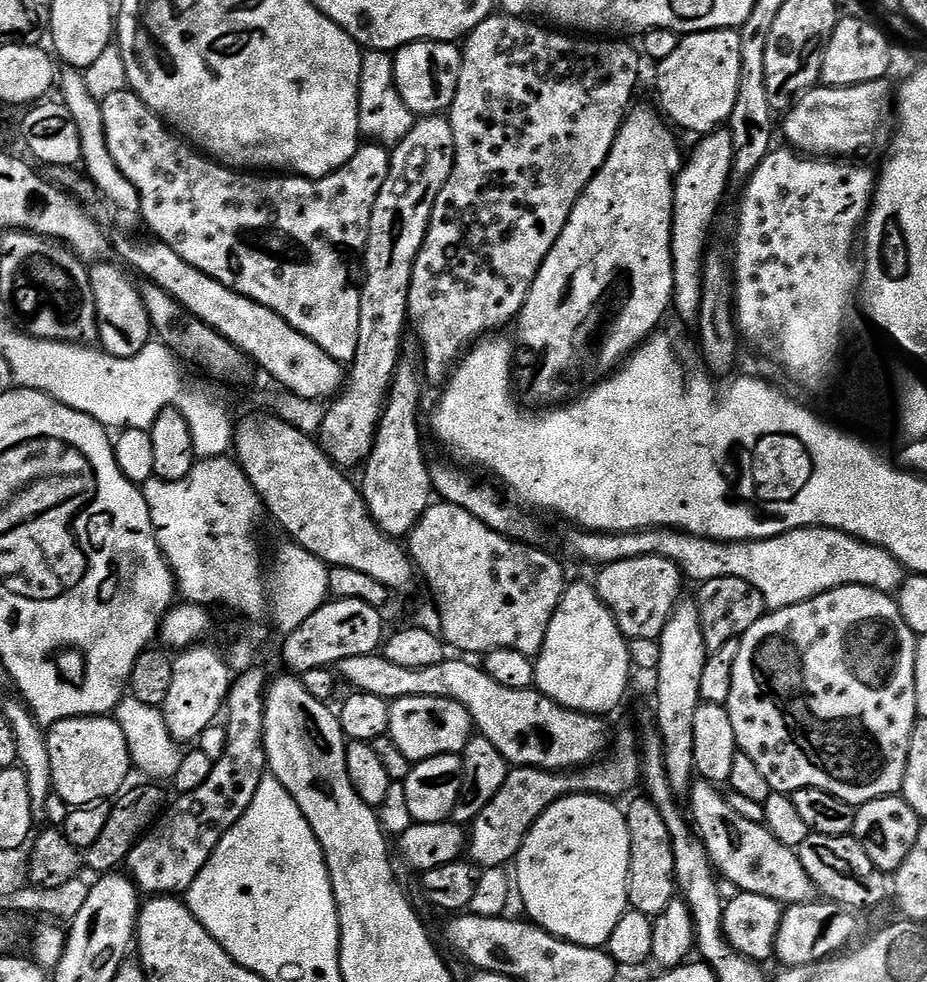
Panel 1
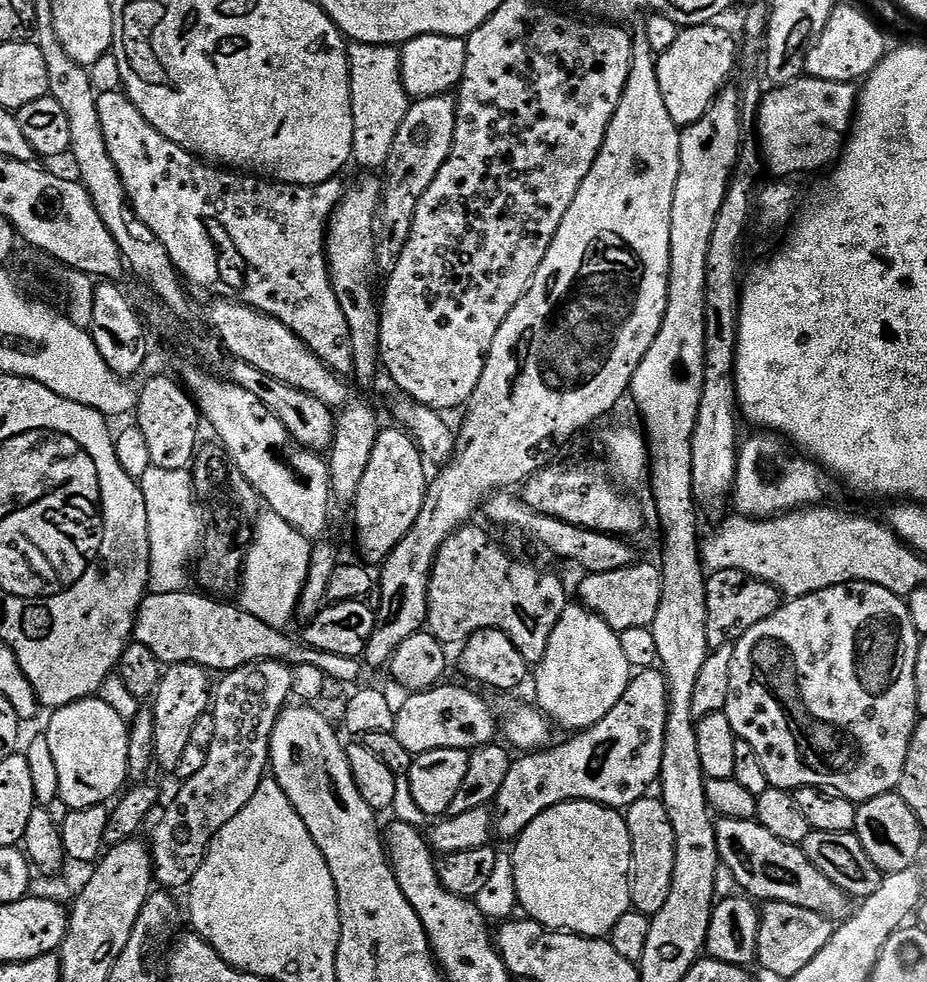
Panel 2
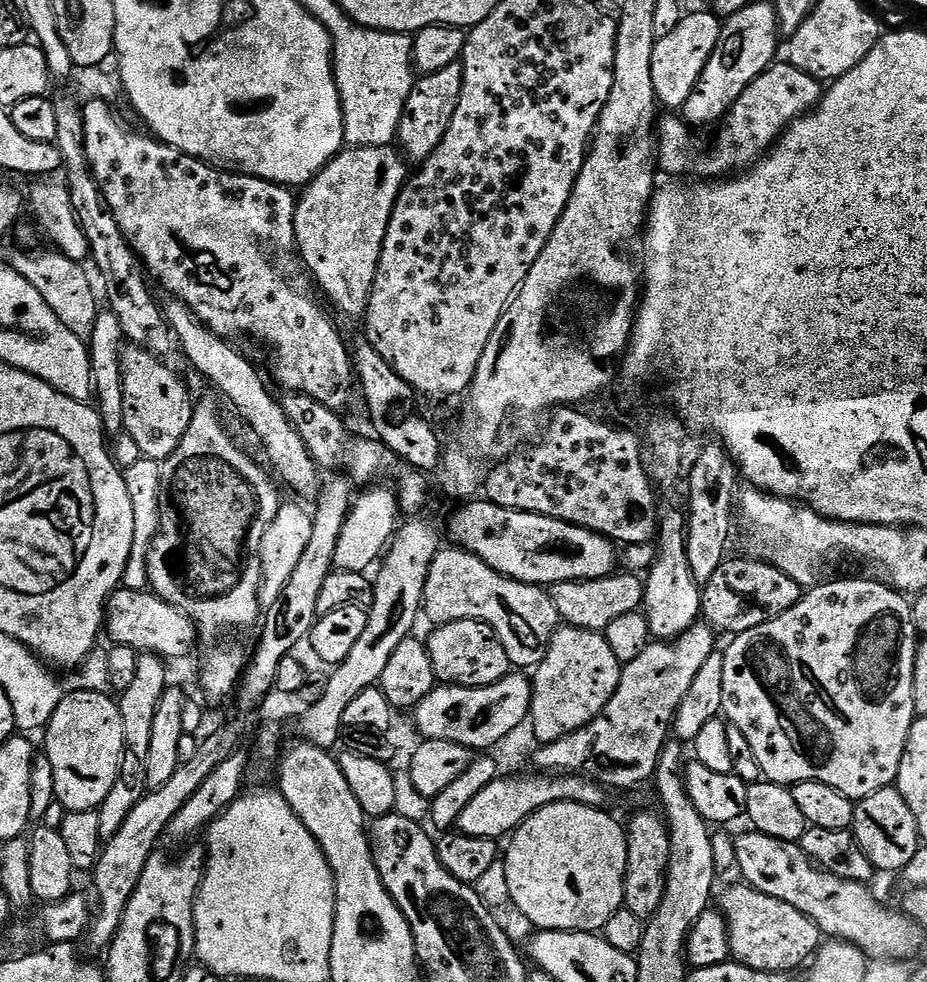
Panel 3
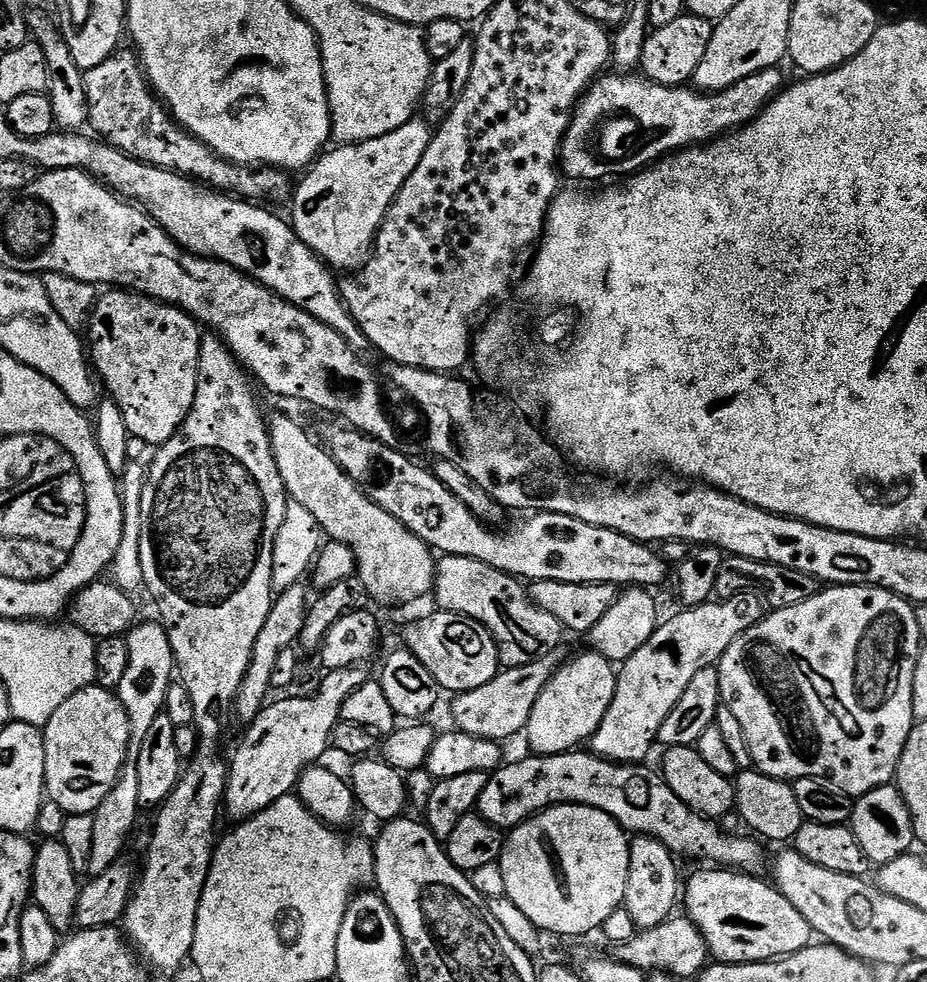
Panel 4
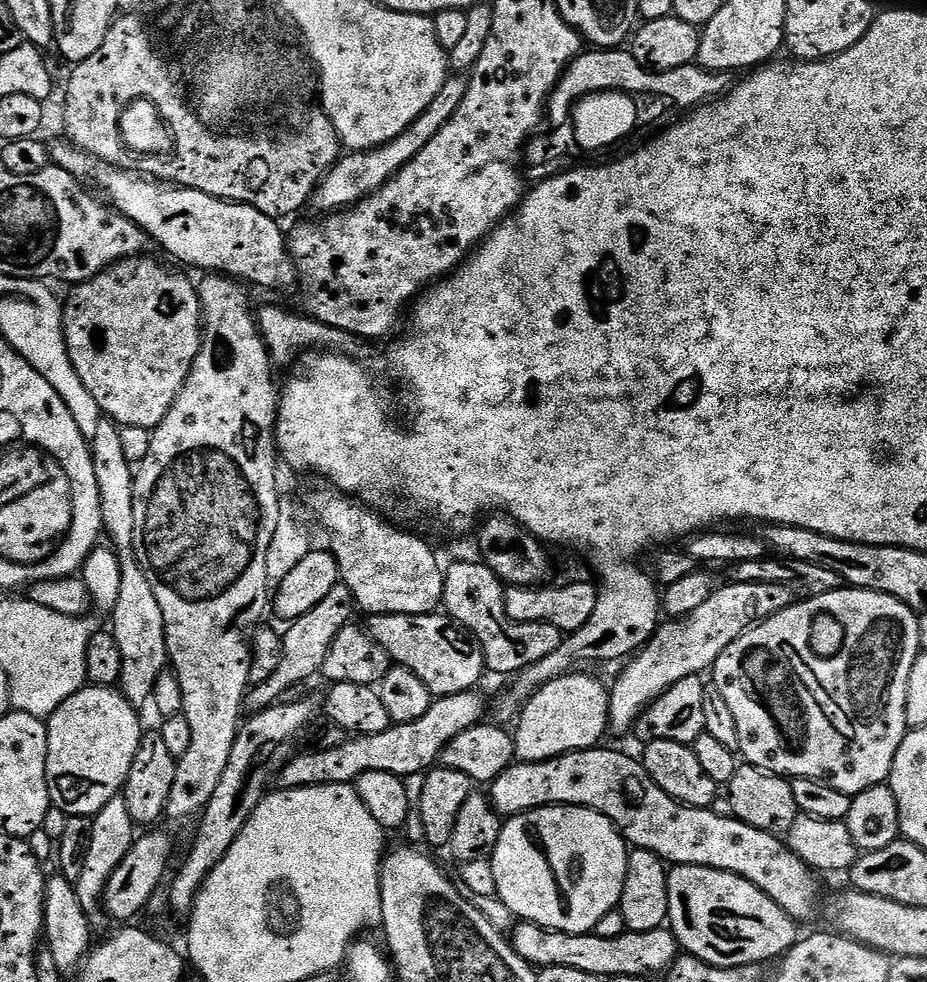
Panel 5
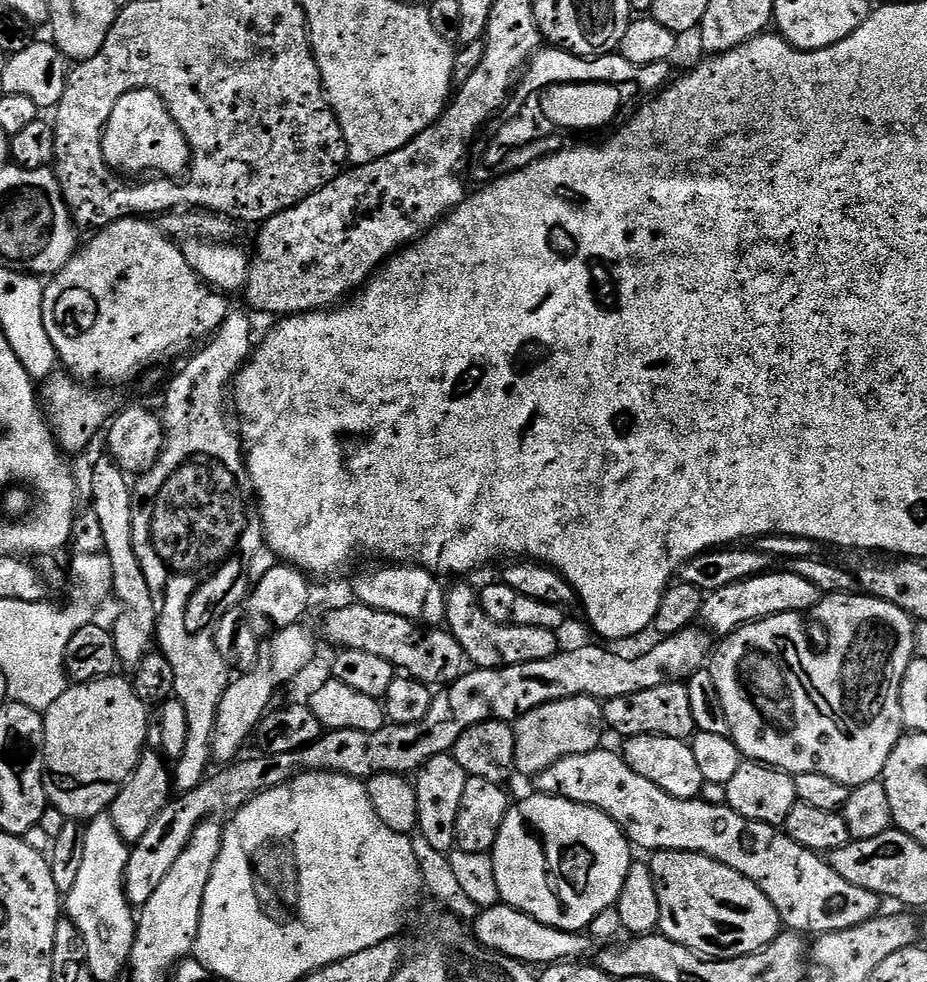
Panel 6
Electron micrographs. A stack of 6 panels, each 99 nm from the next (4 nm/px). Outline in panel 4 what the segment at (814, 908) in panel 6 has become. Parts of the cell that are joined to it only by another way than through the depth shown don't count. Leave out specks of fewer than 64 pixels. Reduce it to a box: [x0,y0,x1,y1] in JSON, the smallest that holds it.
[478,750,766,874]

